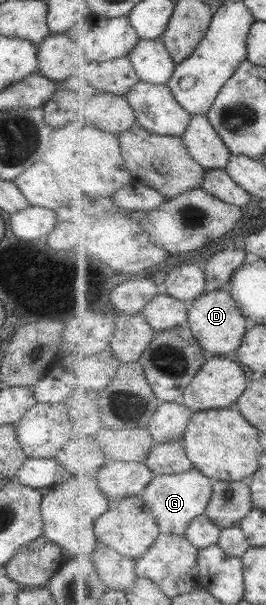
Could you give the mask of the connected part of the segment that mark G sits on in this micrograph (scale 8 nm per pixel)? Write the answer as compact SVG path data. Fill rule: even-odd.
M196 468L178 474L157 474L142 496L146 500L146 505L157 516L161 533L184 536L193 519L207 513L207 507L214 496L214 483L213 478Z

